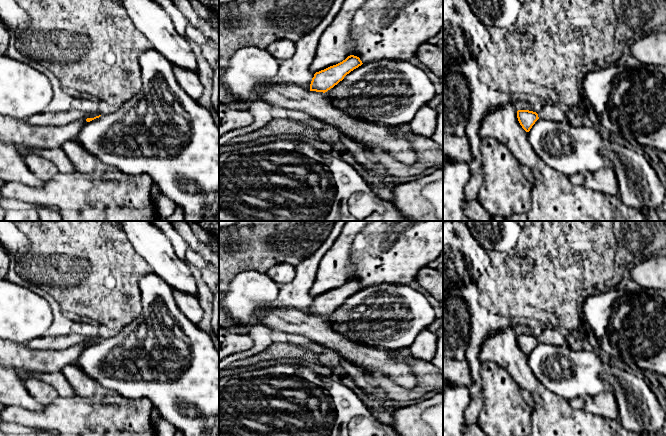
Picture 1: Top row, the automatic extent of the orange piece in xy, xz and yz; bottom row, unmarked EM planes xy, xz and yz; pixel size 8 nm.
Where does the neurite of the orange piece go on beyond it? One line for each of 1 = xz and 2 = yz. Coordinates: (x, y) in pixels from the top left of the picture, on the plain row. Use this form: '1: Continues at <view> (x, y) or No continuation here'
1: No continuation here
2: No continuation here

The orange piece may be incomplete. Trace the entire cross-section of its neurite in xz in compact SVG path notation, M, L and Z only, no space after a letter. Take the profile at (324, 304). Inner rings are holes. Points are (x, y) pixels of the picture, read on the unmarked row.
M350 279L342 286L316 296L310 308L310 315L327 316L362 288L359 281Z

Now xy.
M0 338L0 365L14 369L17 372L43 374L61 372L67 364L77 362L79 355L87 346L99 342L100 340L101 339L87 343L83 342L81 344L77 344L63 350L38 350L28 347L26 343L16 343Z

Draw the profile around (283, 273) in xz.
M280 263L272 266L266 274L279 286L290 283L295 278L295 266L287 263Z

